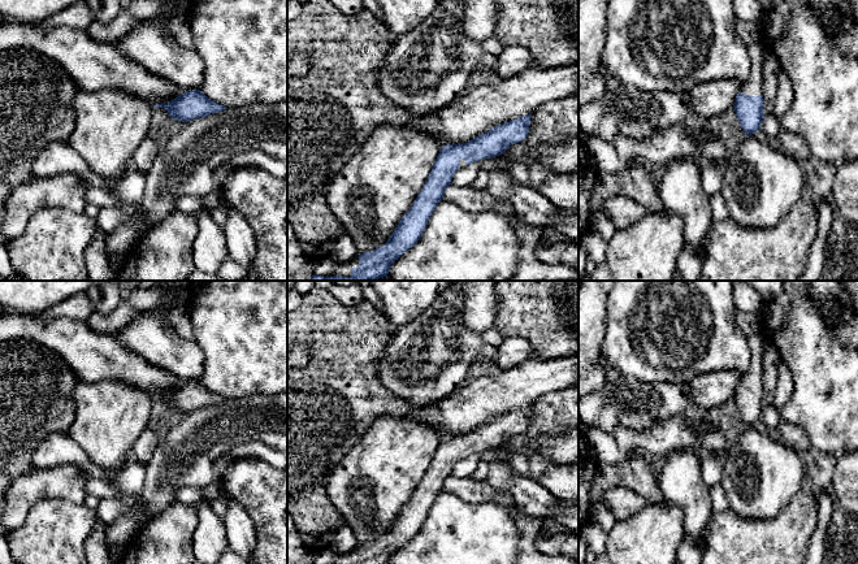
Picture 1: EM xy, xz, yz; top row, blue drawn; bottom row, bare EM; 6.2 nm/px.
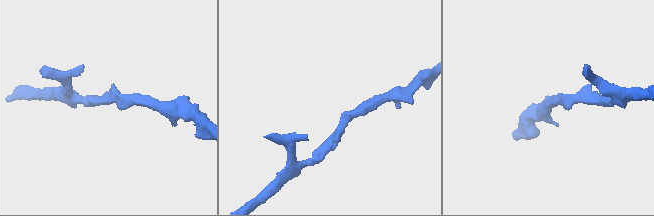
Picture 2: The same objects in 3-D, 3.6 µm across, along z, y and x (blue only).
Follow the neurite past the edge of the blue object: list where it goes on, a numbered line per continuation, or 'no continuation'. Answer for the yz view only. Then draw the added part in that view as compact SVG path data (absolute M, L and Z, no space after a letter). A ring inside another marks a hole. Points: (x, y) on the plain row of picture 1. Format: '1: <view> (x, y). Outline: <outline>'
1: yz (753, 377). Outline: M762 334L748 335L748 343L751 351L749 370L740 377L740 385L749 387L763 386L763 343Z

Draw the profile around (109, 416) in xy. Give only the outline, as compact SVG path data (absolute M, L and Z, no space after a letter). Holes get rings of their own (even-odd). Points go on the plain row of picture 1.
M79 381L73 400L75 418L68 433L114 483L135 441L147 429L153 398L122 382Z

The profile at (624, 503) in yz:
M616 486L602 495L604 506L614 513L616 521L624 521L640 512L646 502L634 491Z

